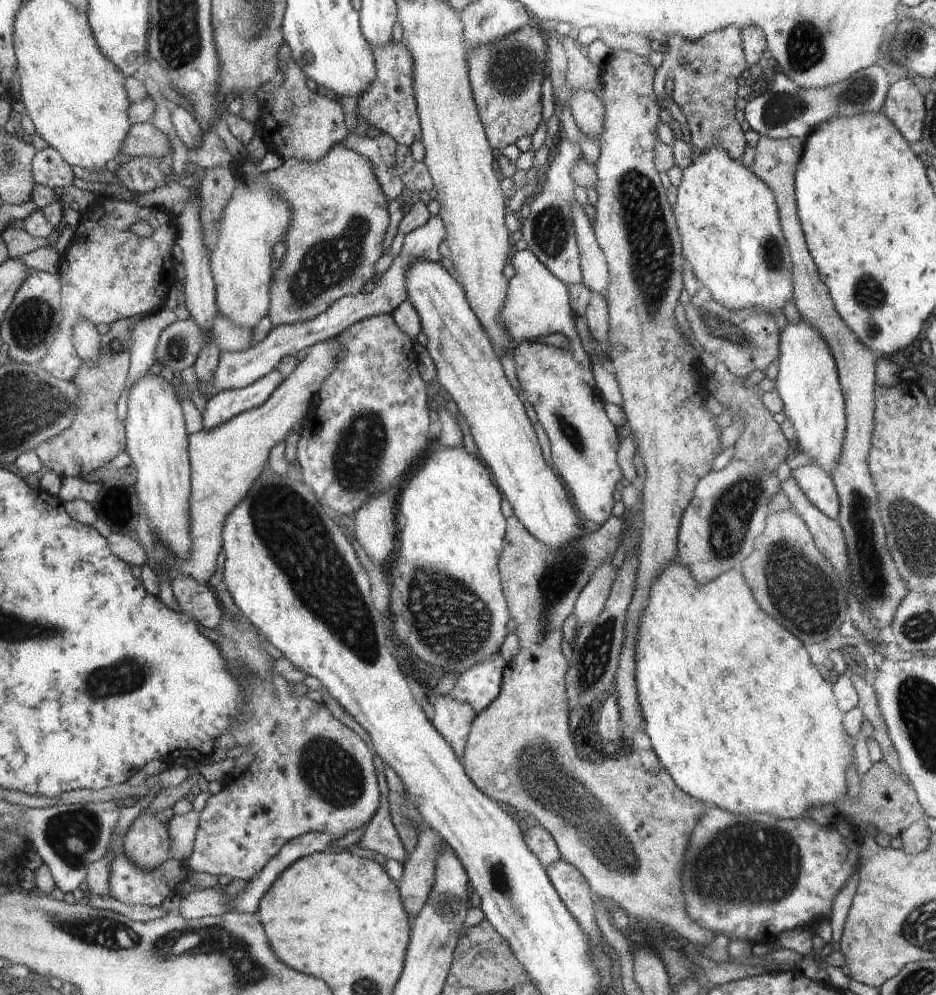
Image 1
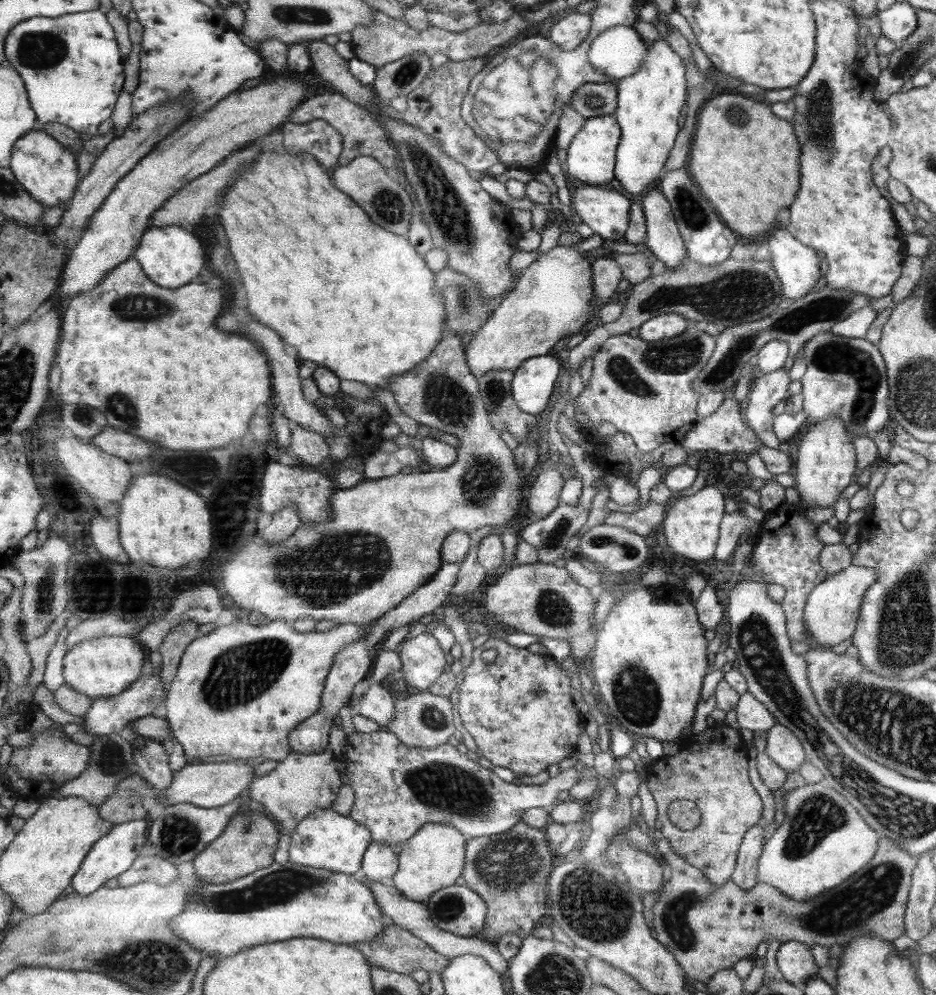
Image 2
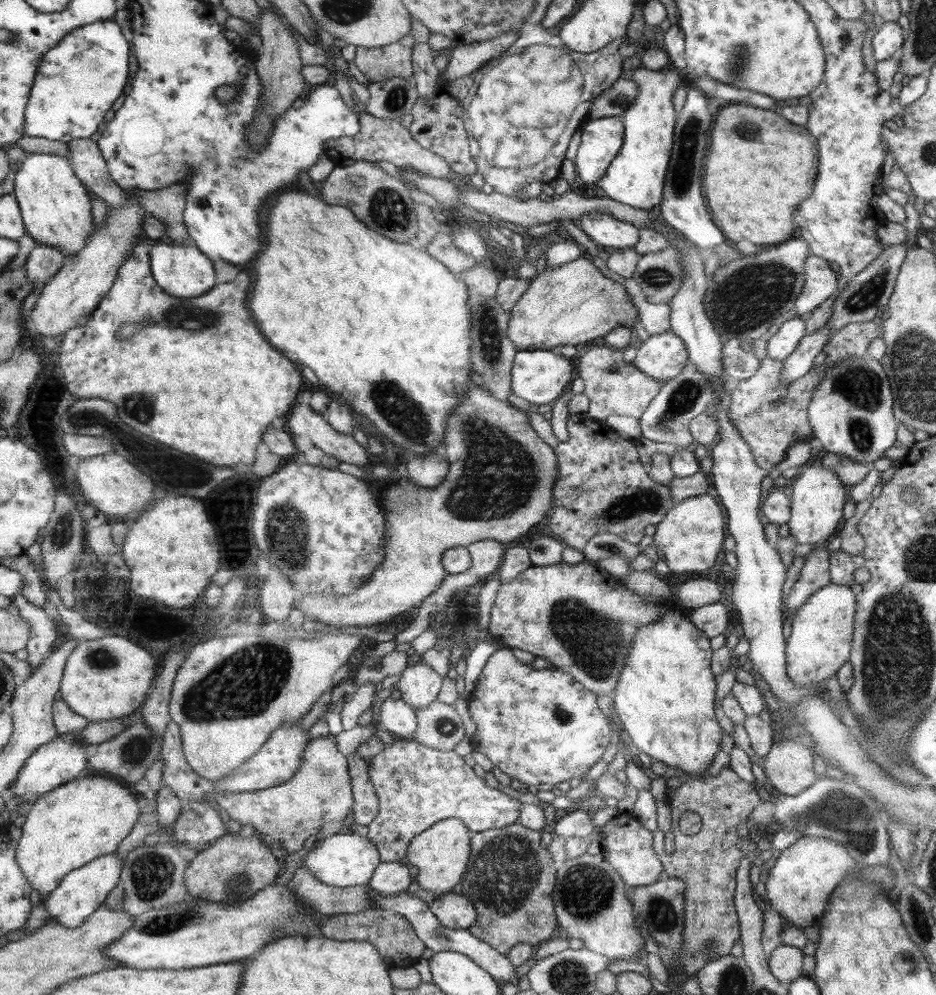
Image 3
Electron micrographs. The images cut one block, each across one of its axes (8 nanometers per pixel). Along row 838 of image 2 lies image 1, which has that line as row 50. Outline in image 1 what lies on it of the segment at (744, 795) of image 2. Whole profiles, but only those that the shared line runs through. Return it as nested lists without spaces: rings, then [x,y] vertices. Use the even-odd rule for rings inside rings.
[[[730,25],[695,41],[679,34],[666,38],[667,51],[663,54],[662,64],[655,70],[653,89],[658,99],[665,100],[664,84],[668,79],[674,81],[671,98],[686,116],[690,145],[696,154],[720,147],[735,161],[740,161],[748,145],[745,132],[735,116],[735,102],[741,91],[736,80],[748,68],[741,32],[737,26]]]

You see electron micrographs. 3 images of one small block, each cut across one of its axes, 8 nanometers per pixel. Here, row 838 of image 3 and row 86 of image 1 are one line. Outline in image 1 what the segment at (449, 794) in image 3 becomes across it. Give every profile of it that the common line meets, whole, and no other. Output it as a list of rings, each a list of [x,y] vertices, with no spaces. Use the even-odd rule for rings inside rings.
[[[392,38],[385,47],[372,47],[375,79],[358,101],[359,116],[382,133],[389,134],[398,144],[410,146],[421,139],[421,126],[413,91],[413,60],[408,47]]]

